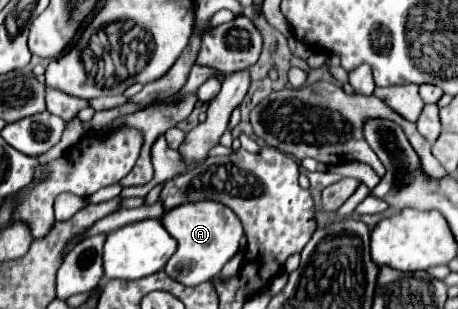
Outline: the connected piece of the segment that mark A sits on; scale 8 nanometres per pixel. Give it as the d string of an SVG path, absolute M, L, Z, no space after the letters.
M186 202L170 208L160 218L166 232L178 242L176 252L166 262L164 272L184 286L198 286L218 276L222 266L238 252L240 238L244 234L240 218L222 202Z

